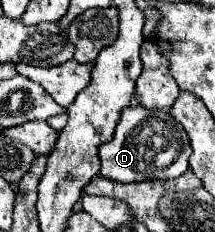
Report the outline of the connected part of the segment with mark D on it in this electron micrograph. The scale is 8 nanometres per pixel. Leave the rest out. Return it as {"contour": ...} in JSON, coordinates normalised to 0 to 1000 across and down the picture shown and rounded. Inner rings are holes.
{"contour":[[[572,466],[563,509],[535,543],[535,578],[507,612],[460,629],[460,681],[470,681],[470,759],[535,776],[535,784],[674,784],[674,776],[786,776],[842,759],[879,724],[879,672],[888,629],[879,595],[851,560],[851,543],[767,474],[767,483],[693,483],[674,466]],[[795,603],[795,707],[767,724],[721,716],[730,664],[767,655],[786,638]]]}

